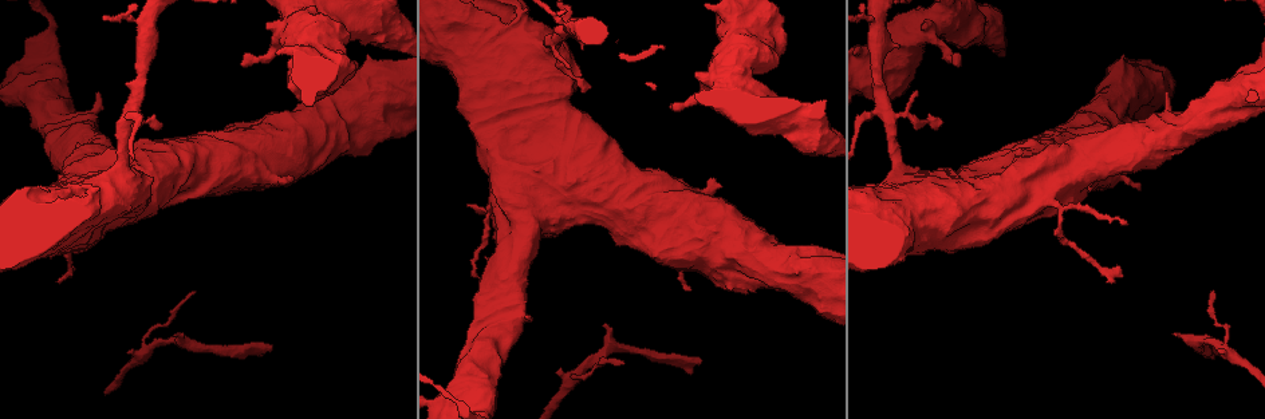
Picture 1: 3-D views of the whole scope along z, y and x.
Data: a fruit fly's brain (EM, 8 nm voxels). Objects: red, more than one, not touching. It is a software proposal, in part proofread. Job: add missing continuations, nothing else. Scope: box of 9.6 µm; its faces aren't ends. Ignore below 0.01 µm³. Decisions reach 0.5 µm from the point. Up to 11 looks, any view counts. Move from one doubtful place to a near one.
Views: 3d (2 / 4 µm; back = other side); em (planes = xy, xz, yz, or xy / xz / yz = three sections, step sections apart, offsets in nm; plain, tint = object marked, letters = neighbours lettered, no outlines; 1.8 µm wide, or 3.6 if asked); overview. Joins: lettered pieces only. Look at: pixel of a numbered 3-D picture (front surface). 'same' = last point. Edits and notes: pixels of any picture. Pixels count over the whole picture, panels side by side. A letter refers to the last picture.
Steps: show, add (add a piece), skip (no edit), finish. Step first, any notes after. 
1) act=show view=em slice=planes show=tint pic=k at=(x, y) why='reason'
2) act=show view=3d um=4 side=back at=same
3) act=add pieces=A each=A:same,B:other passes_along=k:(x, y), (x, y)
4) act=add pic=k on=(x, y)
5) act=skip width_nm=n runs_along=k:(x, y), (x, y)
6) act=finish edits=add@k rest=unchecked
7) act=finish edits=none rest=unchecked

act=show view=3d um=4 pic=1 at=(673, 105) why='an open end'

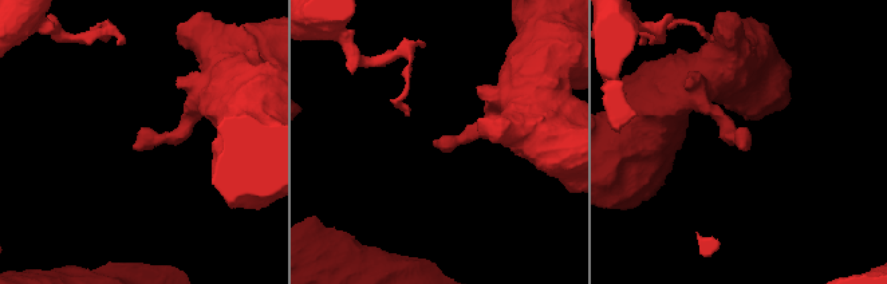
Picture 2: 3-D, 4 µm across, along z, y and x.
act=show view=em slice=planes show=tint pic=2 at=(135, 145)

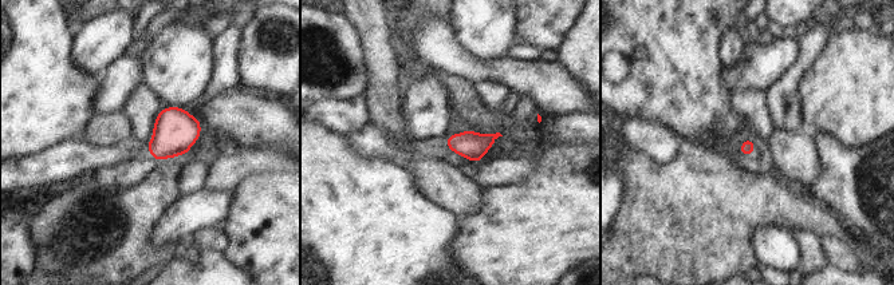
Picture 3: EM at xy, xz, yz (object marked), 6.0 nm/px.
act=show view=em slice=planes show=letters at=same

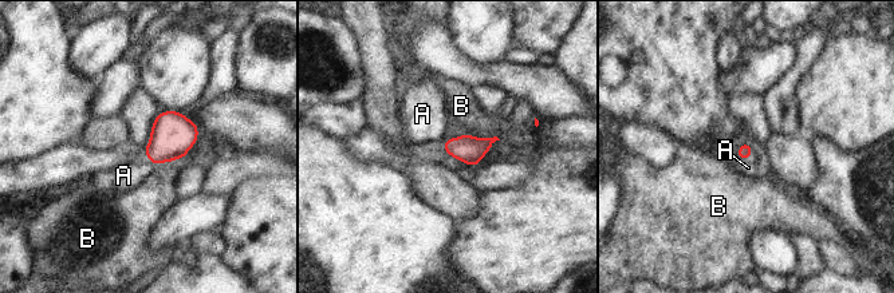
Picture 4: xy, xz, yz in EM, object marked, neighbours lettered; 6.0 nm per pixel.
act=skip each=A:other,B:other border=4:(735, 154), (748, 161) found='no lettered piece goes on from it'

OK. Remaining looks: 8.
act=show view=em slice=planes show=letters pic=1 at=(281, 180) why='branch stops here'

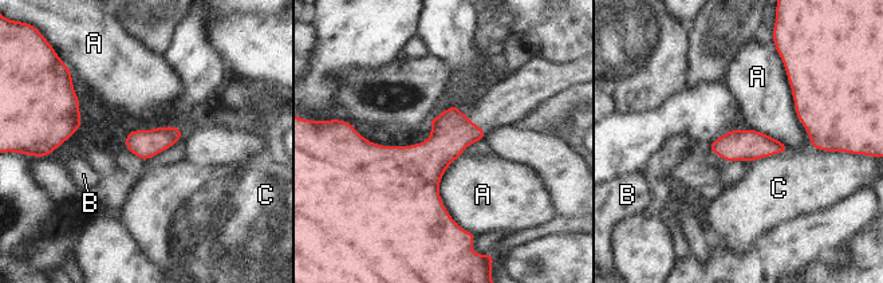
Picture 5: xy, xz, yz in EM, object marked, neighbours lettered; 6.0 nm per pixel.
act=skip longest_contact=A:600nm each=A:other,B:other,C:other border=5:(777, 54), (796, 117), (811, 145) found='none of them fits'

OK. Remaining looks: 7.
act=show view=3d um=2 pic=1 at=(1138, 186) why='branch stops here'

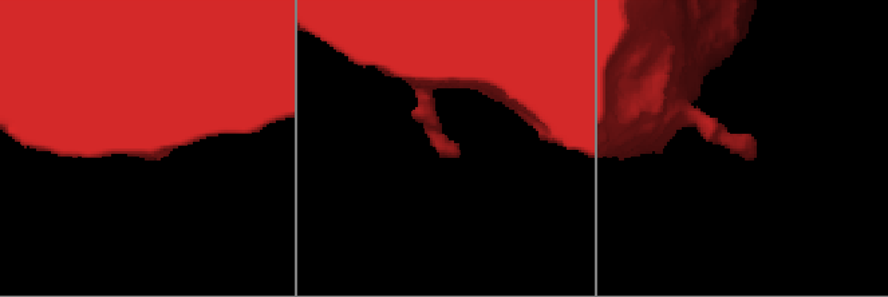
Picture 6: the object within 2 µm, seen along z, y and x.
act=show view=em slice=yz step=8 show=letters pic=6 at=(460, 152)

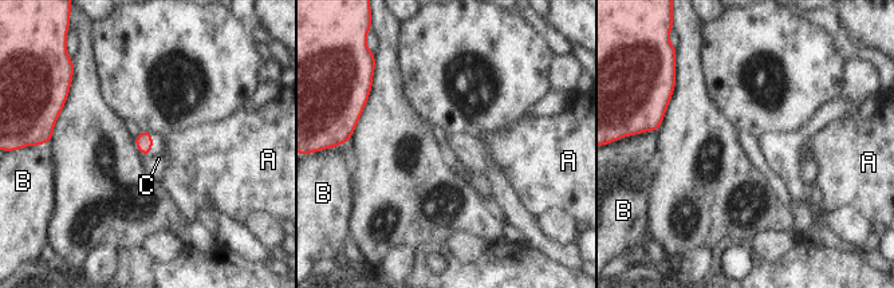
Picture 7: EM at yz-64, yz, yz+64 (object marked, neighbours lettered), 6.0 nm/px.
act=show view=em slice=xz step=4 show=letters at=same why='another direction'

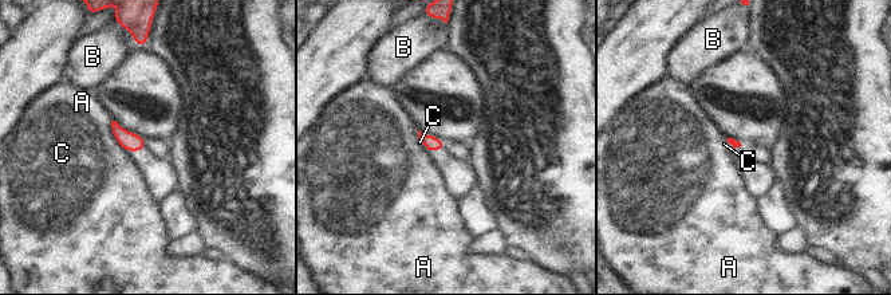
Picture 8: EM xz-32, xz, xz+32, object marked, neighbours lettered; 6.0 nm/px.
act=skip each=A:other,B:other,C:other border=8:(111, 121), (111, 133), (117, 141) found='none of them fits'

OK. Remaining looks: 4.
act=show view=em slice=planes show=letters pic=1 at=(701, 362) why='free end'

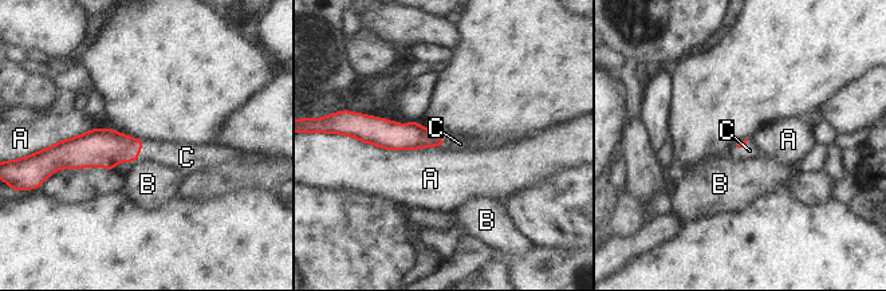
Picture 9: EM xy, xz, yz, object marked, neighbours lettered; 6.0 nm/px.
act=add pieces=C each=A:other,B:other,C:same found='the cell continues'

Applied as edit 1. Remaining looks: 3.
act=finish edits=add@9 rest=unchecked

